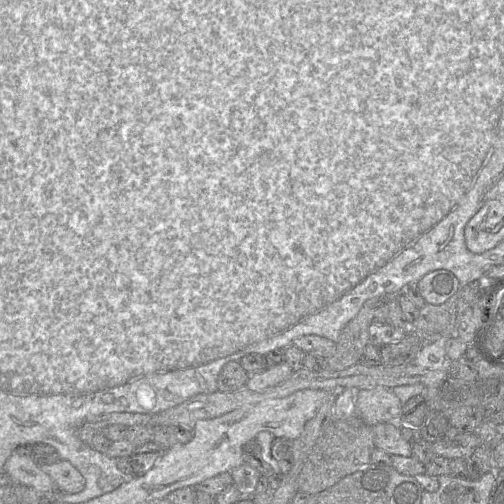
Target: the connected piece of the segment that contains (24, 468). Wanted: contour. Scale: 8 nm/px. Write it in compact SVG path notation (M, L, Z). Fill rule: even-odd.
M13 452L4 465L13 484L22 484L40 491L57 490L53 479L26 455Z

